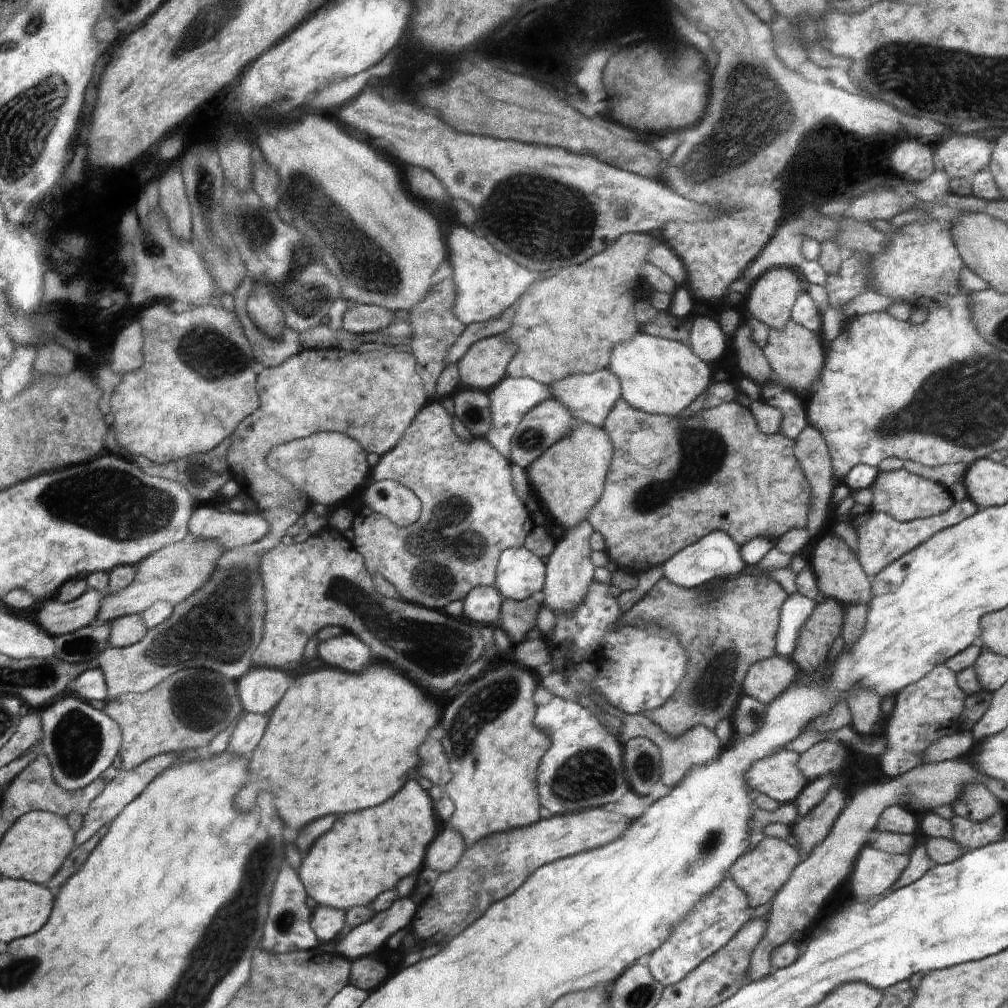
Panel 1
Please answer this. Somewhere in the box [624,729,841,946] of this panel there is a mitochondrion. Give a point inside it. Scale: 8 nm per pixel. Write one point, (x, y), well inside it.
(710, 842)

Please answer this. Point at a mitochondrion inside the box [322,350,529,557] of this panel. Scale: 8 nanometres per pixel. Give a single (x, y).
(472, 416)

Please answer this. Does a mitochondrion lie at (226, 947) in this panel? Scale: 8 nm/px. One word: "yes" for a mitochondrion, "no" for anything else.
yes

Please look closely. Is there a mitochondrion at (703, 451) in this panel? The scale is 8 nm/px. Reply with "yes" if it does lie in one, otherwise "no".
yes

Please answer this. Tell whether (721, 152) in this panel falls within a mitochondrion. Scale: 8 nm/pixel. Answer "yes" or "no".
yes

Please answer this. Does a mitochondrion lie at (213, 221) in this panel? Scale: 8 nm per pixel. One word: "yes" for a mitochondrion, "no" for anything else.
yes

